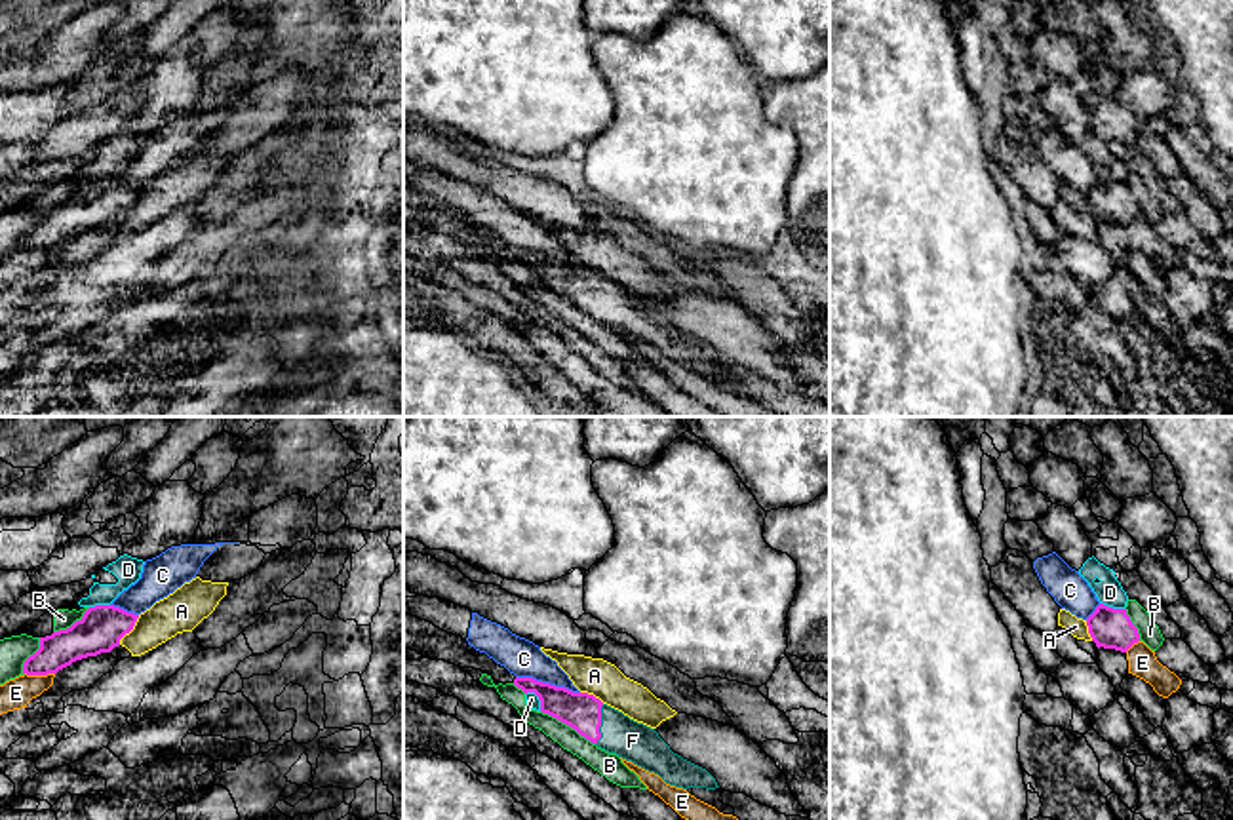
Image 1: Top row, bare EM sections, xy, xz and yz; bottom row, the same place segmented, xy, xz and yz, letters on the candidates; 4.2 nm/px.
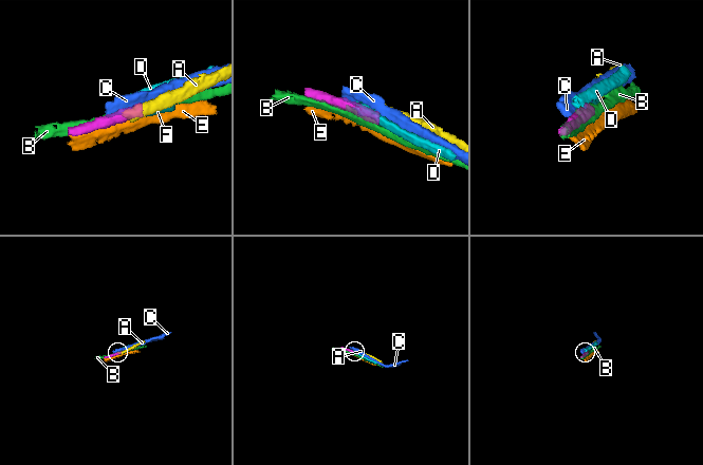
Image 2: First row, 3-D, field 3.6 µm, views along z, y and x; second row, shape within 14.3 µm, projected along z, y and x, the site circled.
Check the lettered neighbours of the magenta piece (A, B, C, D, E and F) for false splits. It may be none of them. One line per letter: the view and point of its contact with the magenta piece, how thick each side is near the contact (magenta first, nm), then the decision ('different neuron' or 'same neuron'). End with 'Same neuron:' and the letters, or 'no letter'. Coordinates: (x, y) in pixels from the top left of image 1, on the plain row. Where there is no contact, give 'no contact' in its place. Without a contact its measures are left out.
A: meets magenta in xy at (130, 204); 190 nm thick on the magenta side, 180 nm on the other; different neuron
B: meets magenta in xz at (567, 297); 160 nm thick on the magenta side, 110 nm on the other; different neuron
C: meets magenta in xz at (548, 257); 160 nm thick on the magenta side, 160 nm on the other; different neuron
D: meets magenta in xz at (539, 273); 160 nm thick on the magenta side, 60 nm on the other; different neuron
E: meets magenta in xy at (40, 248); 160 nm thick on the magenta side, 130 nm on the other; different neuron
F: meets magenta in xz at (600, 299); 160 nm thick on the magenta side, 170 nm on the other; same neuron
Same neuron: F

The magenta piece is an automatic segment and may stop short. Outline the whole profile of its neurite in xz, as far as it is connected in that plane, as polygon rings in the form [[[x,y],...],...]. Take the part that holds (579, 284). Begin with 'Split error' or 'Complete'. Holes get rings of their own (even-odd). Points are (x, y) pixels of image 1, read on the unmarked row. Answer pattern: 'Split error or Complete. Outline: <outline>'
Split error. Outline: [[[516,251],[514,259],[525,268],[535,266],[542,287],[569,299],[597,322],[616,327],[658,348],[666,358],[687,363],[719,386],[734,390],[734,382],[719,375],[725,363],[717,360],[715,352],[706,342],[674,327],[655,303],[630,293],[588,266],[573,266],[533,251]]]

